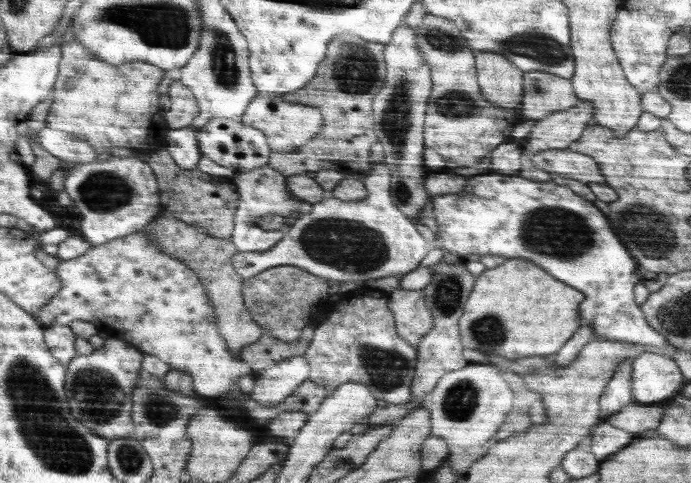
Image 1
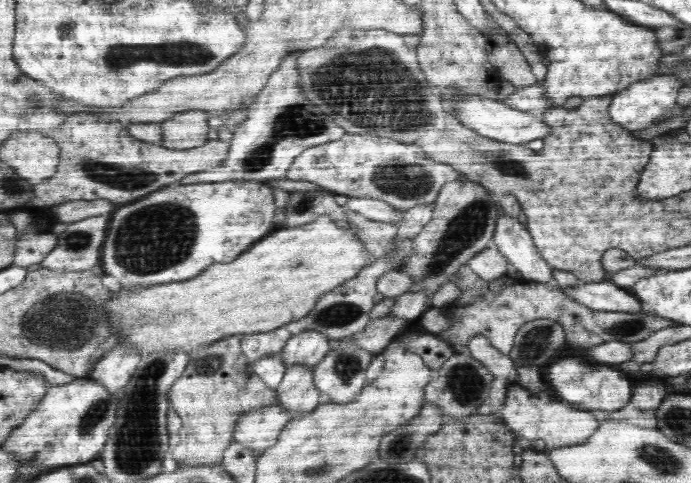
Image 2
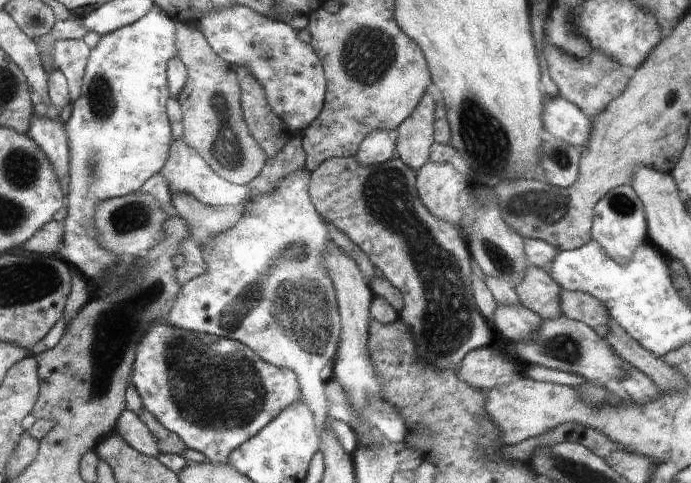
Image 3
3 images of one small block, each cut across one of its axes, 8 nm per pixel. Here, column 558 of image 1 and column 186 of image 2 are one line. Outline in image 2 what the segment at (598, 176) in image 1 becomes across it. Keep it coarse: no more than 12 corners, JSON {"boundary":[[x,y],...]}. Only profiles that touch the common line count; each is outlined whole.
{"boundary":[[83,113],[51,134],[31,208],[122,206],[224,166],[229,145],[176,150]]}

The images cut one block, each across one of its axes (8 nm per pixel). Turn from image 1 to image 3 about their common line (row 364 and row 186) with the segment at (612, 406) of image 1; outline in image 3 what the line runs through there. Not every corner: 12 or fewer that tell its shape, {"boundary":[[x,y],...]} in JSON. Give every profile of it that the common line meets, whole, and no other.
{"boundary":[[631,185],[594,208],[592,239],[625,263],[649,240],[645,210]]}

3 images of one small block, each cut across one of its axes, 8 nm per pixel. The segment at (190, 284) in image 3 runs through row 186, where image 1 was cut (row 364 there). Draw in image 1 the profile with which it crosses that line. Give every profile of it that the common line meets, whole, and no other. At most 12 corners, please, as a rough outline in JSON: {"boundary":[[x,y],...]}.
{"boundary":[[304,356],[252,374],[248,395],[270,406],[295,394],[310,378]]}

